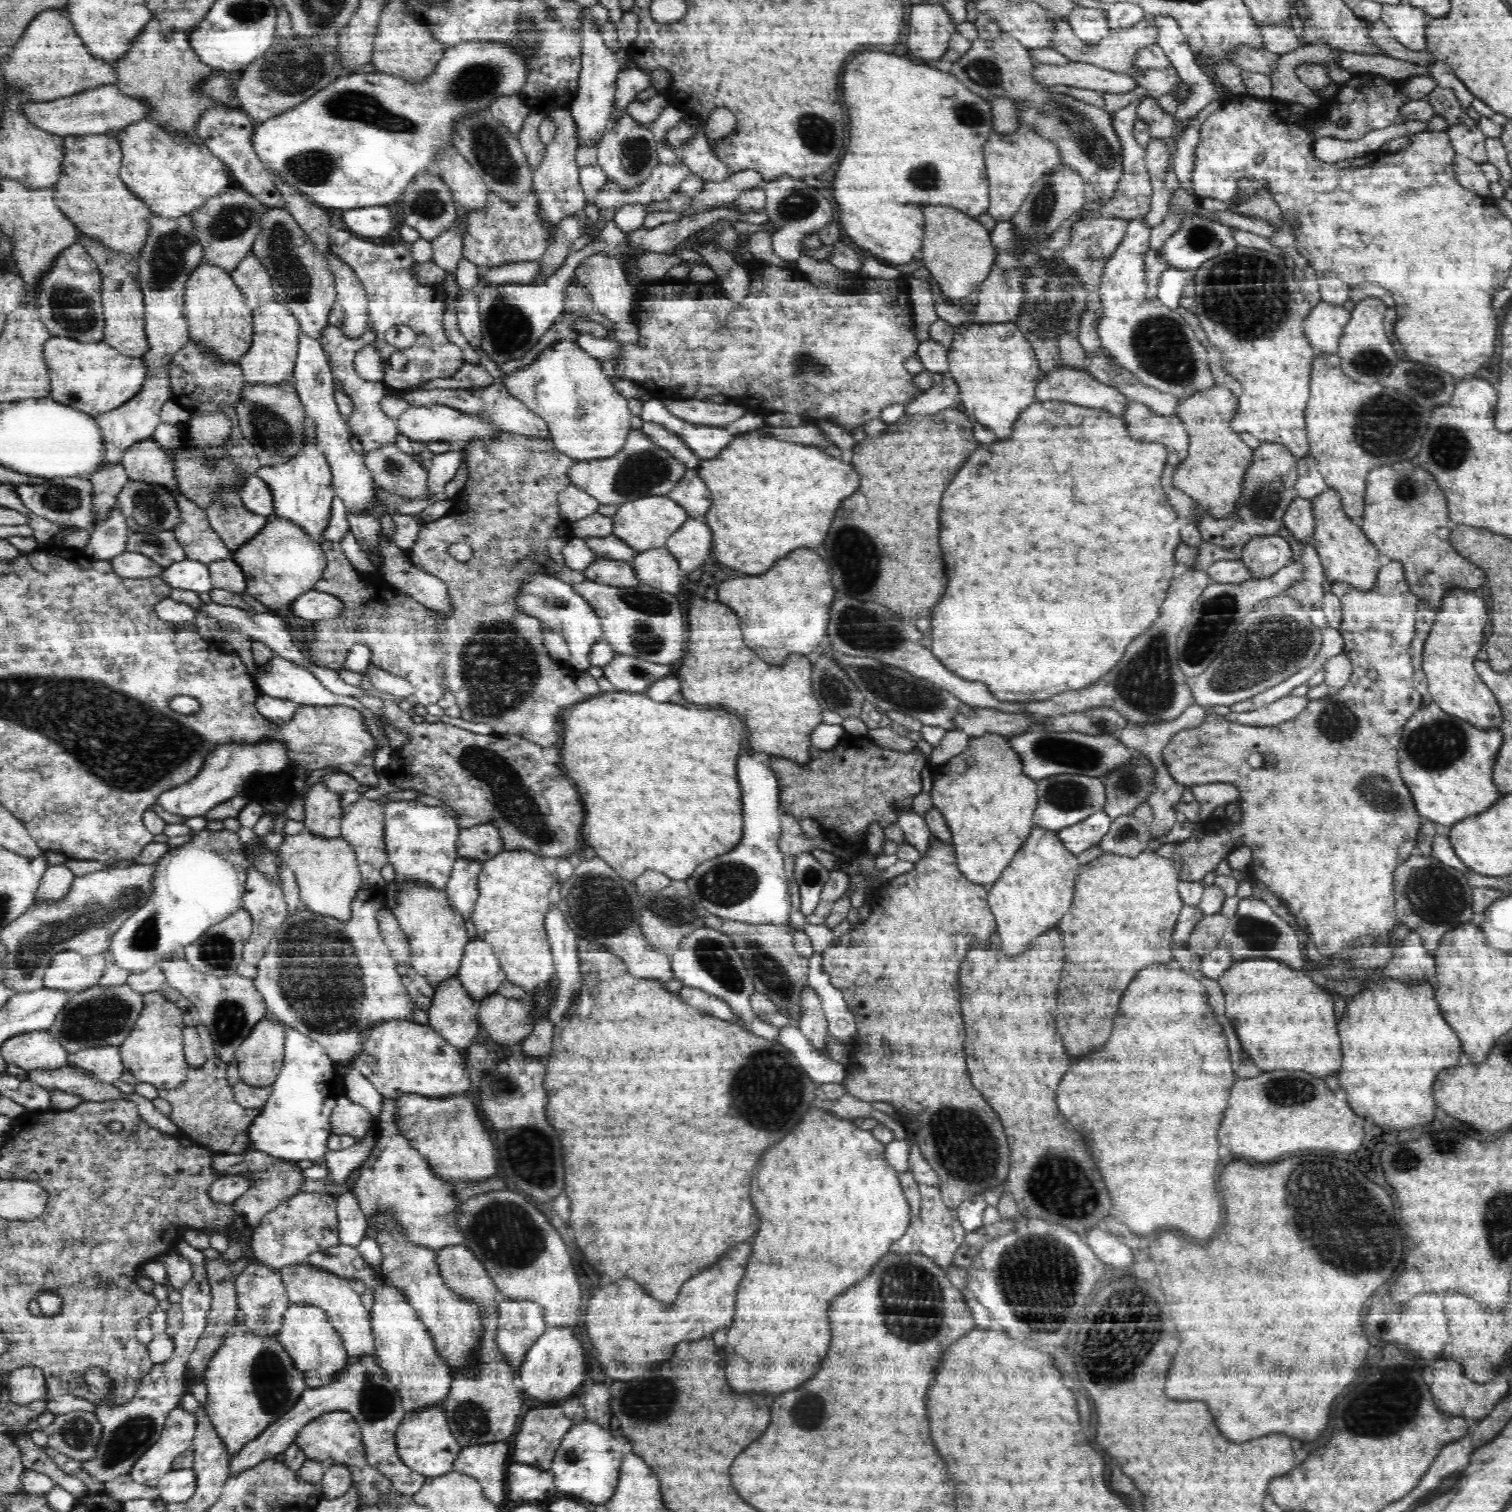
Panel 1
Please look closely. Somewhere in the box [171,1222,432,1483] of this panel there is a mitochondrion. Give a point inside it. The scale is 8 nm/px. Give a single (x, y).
(268, 1373)

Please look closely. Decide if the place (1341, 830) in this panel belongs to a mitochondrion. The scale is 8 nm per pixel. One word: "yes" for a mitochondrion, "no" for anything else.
no

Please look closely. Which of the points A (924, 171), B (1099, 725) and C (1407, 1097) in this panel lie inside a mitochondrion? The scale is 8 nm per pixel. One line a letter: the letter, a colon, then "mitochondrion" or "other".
A: mitochondrion
B: mitochondrion
C: other

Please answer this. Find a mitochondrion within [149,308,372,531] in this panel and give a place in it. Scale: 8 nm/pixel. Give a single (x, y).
(271, 428)

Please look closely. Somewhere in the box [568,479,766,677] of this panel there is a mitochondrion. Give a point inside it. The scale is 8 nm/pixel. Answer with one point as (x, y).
(645, 610)

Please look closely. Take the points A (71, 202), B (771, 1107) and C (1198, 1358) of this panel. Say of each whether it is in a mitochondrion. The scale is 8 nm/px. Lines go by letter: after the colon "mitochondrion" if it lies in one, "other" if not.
A: other
B: mitochondrion
C: other

